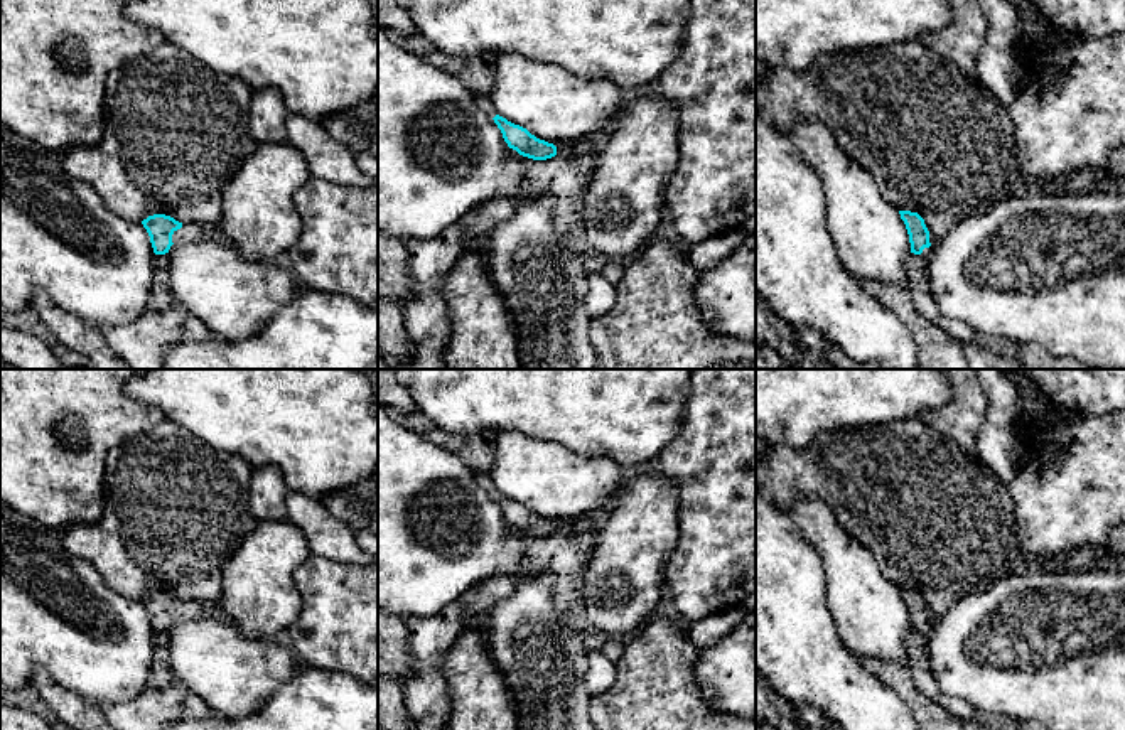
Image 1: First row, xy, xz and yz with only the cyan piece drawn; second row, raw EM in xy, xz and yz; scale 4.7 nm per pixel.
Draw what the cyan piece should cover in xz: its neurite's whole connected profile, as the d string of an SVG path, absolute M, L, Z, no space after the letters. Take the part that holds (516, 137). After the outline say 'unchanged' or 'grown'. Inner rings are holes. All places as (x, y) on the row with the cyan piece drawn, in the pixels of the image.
M499 115L493 120L501 130L508 147L516 150L519 155L533 160L546 160L557 155L557 147L553 143L536 138L526 128L514 125Z; unchanged

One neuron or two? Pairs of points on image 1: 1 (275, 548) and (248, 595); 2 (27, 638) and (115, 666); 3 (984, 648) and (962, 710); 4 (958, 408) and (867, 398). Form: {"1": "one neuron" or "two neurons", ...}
{"1": "one neuron", "2": "one neuron", "3": "two neurons", "4": "two neurons"}

